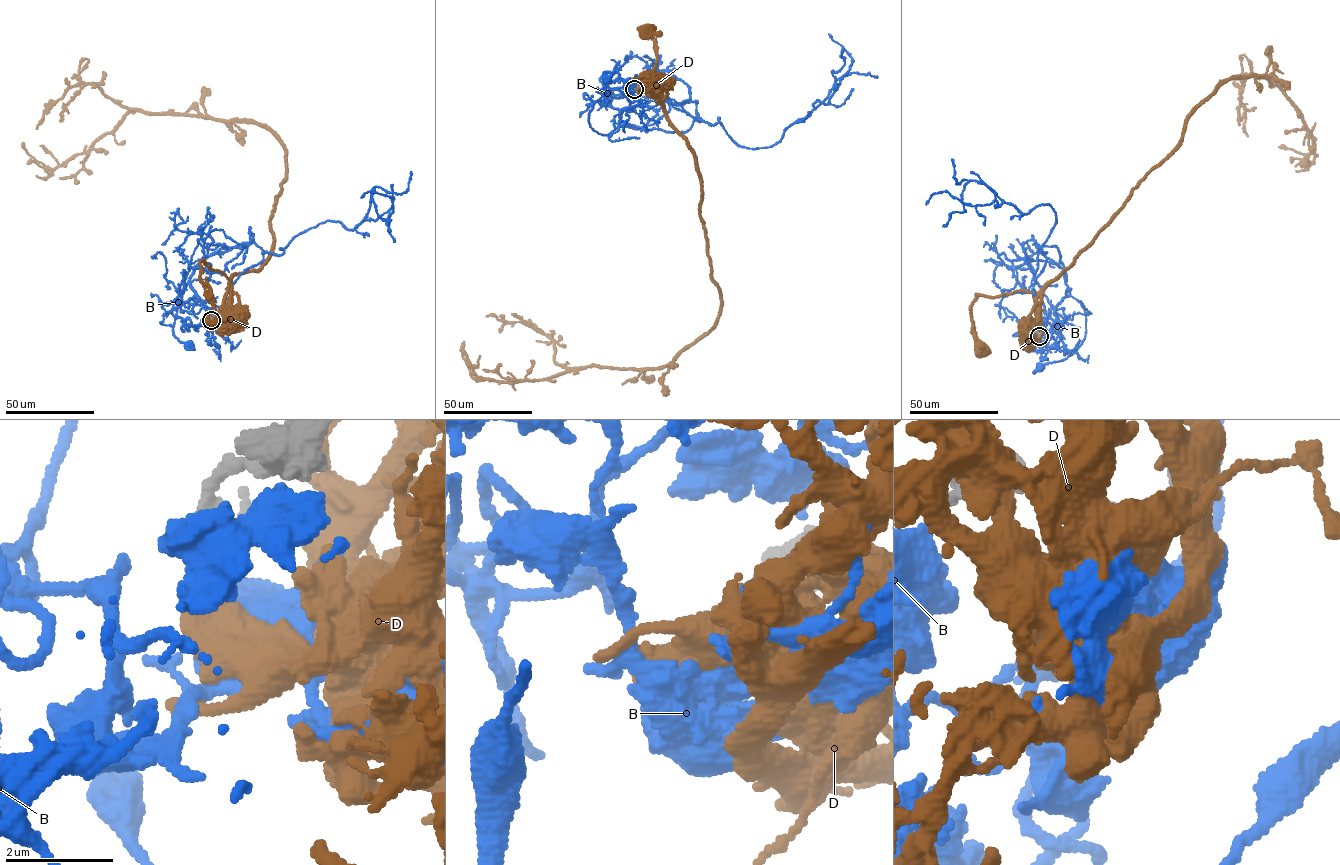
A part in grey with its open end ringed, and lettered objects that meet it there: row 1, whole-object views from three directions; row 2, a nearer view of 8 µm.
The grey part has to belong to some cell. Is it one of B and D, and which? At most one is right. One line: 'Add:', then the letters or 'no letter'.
Add: B

